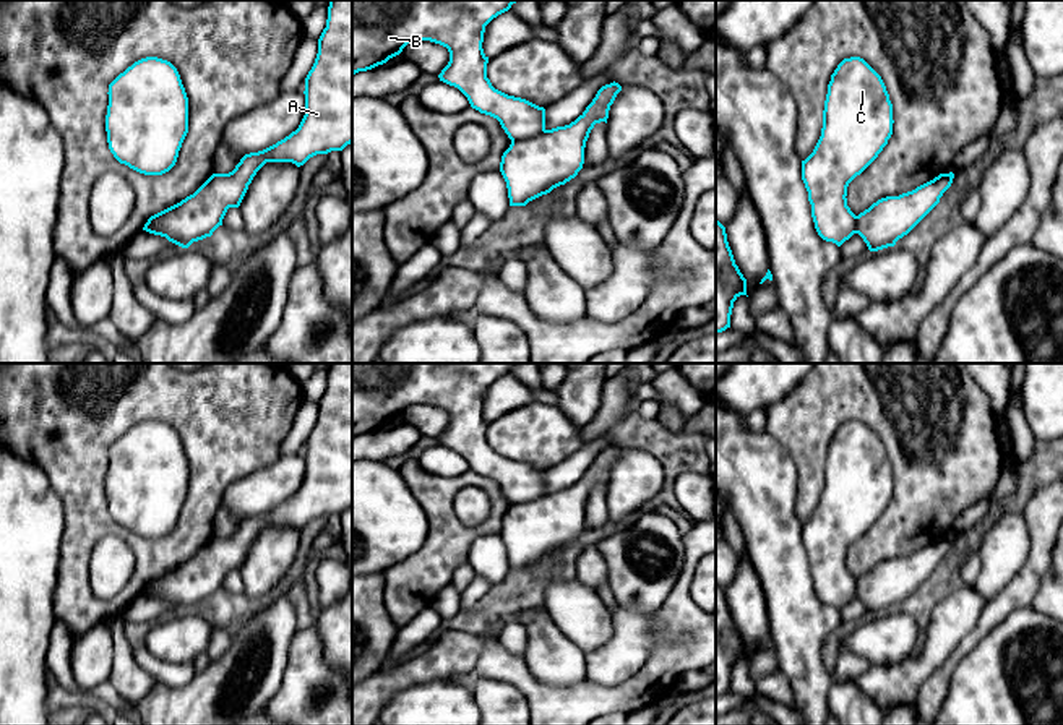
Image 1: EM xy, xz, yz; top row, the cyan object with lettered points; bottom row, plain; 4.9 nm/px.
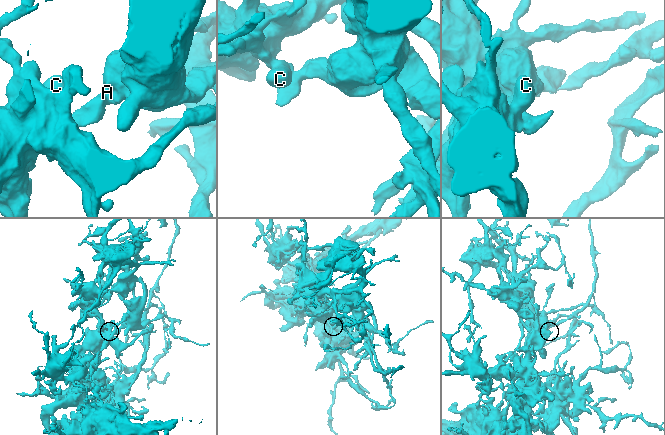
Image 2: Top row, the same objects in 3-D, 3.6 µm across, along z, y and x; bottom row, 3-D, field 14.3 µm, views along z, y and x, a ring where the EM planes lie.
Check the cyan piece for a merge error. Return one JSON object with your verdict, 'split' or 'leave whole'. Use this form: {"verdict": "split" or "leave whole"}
{"verdict": "split"}

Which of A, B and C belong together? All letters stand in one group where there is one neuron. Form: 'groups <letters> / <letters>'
groups A / B C

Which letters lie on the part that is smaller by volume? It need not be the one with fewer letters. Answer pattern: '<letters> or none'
A

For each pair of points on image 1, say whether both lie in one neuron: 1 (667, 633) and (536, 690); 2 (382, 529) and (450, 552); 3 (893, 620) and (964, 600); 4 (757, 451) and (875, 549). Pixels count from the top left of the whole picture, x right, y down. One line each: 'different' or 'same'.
1: same
2: different
3: different
4: different

